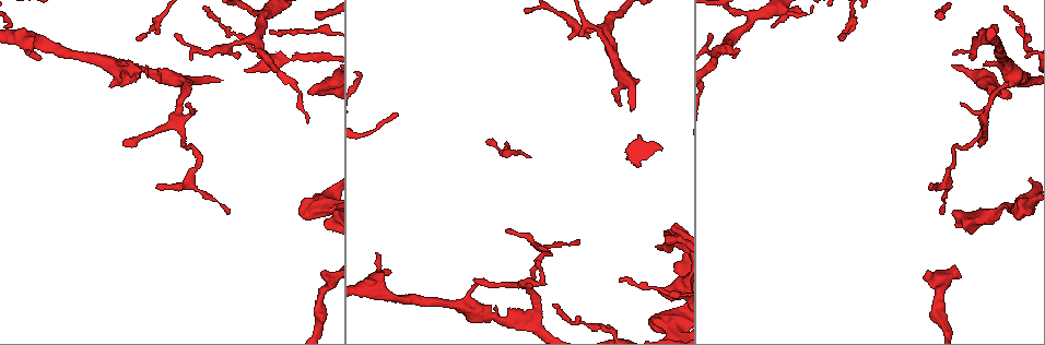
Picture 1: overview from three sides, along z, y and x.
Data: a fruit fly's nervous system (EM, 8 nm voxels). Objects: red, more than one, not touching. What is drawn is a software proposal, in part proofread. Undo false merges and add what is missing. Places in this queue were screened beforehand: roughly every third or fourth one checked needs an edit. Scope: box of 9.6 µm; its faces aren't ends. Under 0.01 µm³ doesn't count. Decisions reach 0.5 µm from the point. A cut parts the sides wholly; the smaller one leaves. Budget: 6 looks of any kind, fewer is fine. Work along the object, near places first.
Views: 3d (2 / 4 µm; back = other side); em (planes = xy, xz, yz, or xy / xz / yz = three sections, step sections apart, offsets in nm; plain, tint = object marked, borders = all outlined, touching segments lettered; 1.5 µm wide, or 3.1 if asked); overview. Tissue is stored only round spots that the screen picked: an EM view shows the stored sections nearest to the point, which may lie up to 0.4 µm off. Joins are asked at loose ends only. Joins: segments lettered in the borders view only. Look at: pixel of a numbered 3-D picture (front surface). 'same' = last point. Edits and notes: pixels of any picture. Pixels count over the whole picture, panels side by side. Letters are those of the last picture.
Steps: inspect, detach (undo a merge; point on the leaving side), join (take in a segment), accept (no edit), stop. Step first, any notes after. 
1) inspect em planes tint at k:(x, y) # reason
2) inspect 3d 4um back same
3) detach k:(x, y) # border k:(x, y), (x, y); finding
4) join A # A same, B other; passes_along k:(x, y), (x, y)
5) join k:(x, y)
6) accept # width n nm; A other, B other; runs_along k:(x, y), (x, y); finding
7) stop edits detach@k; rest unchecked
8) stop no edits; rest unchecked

inspect em planes borders at 1:(940, 213)

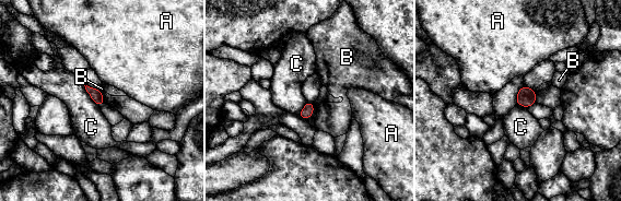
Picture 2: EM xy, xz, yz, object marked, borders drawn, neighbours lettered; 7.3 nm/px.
accept # A other, B other, C other; border 2:(80, 81), (91, 99), (98, 107); none of them fits

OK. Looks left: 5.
inspect em yz step 8 tint at 1:(509, 231) # free end

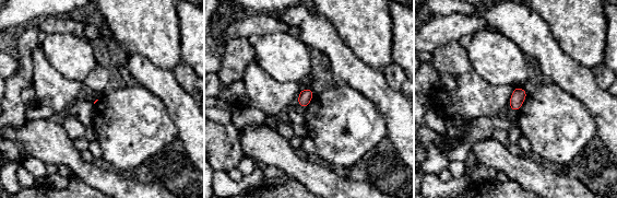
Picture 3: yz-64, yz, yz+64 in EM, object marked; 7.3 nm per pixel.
inspect em xy step 8 borders same # another direction

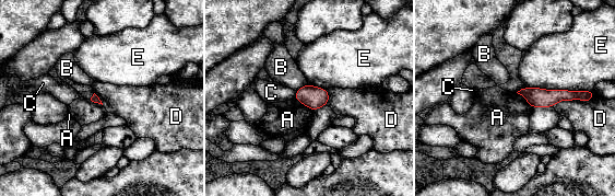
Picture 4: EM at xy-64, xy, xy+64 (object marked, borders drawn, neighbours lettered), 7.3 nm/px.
accept # A other, B other, C other, D other, E other; runs_along 4:(522, 92), (533, 95), (584, 98); none of them fits

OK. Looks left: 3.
inspect 3d 2um at 1:(674, 229)

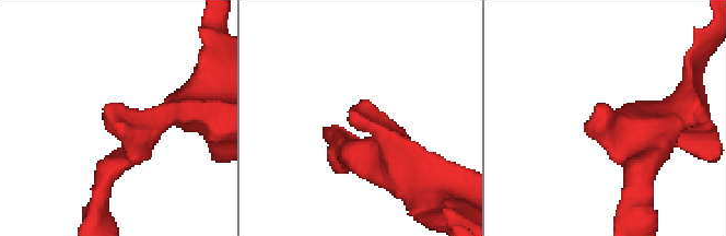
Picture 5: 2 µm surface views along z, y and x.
inspect em planes borders at 5:(353, 112)

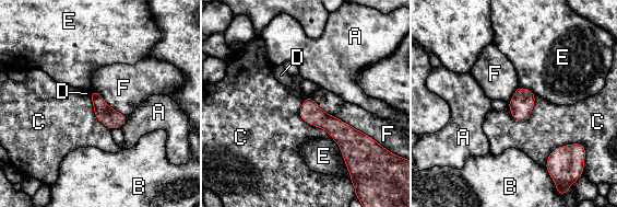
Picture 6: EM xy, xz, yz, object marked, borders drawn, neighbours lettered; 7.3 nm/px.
accept # width 140 nm; A other, B other, C other, D other, E other, F other; no lettered segment goes on from it

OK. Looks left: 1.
stop no edits; rest unchecked

